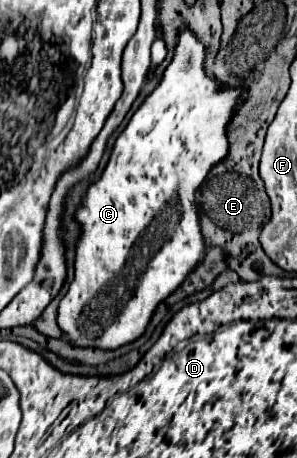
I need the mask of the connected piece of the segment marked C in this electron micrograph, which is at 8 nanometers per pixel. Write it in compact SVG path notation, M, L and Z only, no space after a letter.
M181 30L179 34L179 42L175 48L175 56L169 64L169 68L165 70L161 82L157 84L157 88L143 100L143 104L137 108L137 112L133 114L133 118L129 120L127 128L123 130L123 134L117 138L109 164L105 166L101 178L89 186L87 190L87 198L83 200L83 208L77 210L77 222L81 224L83 232L87 230L87 234L81 232L81 240L77 246L77 256L75 256L75 278L69 286L69 292L63 296L61 304L59 304L59 328L69 336L69 342L75 346L99 346L99 348L117 348L123 346L127 342L133 342L135 338L139 338L145 332L145 326L151 318L151 314L155 312L157 304L161 300L165 300L175 288L181 286L183 278L203 260L205 256L205 244L203 244L203 236L199 230L199 220L197 220L197 206L195 206L195 186L201 186L201 182L205 180L209 168L217 162L221 162L227 154L227 136L225 136L225 126L231 120L231 114L237 106L239 98L247 98L247 90L241 88L223 88L217 80L209 80L203 74L203 46L199 46L197 38L189 32L189 30Z

